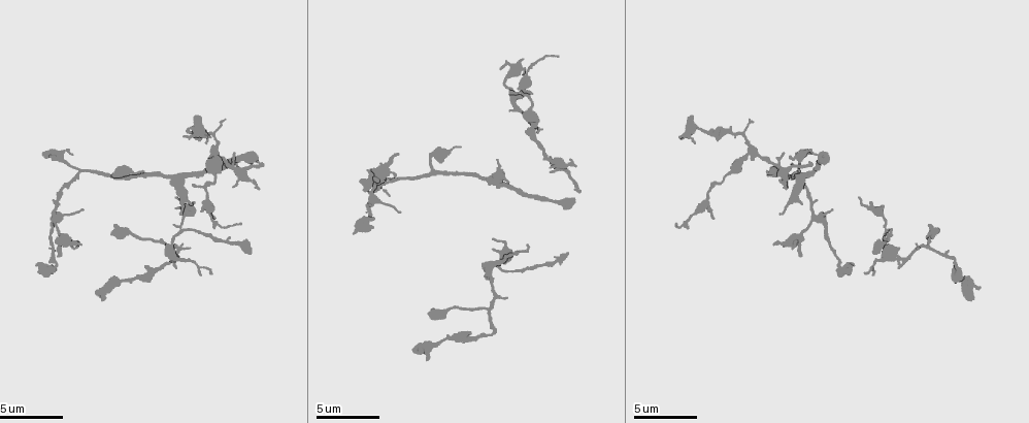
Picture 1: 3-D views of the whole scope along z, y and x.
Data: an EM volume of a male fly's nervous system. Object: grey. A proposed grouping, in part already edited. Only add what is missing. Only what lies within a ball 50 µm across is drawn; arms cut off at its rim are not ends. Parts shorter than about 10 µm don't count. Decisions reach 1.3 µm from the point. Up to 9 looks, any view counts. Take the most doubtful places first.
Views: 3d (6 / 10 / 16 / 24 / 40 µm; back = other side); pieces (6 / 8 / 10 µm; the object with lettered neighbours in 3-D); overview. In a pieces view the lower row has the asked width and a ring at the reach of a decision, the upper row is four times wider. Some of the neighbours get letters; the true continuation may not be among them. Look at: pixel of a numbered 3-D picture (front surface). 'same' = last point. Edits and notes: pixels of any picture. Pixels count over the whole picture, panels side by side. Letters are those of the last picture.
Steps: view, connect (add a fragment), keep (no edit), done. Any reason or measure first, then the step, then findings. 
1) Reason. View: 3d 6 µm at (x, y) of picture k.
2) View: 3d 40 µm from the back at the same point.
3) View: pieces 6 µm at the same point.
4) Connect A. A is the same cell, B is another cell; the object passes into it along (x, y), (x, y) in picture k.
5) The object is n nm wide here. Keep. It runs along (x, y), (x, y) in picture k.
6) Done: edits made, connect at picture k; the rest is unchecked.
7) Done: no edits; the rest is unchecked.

Branch stops here. View: 3d 6 µm at (395, 156) of picture 1.

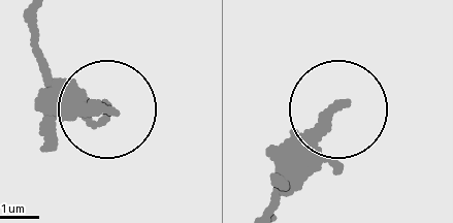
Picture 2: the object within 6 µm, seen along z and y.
View: pieces 6 µm at (108, 108) of picture 2.

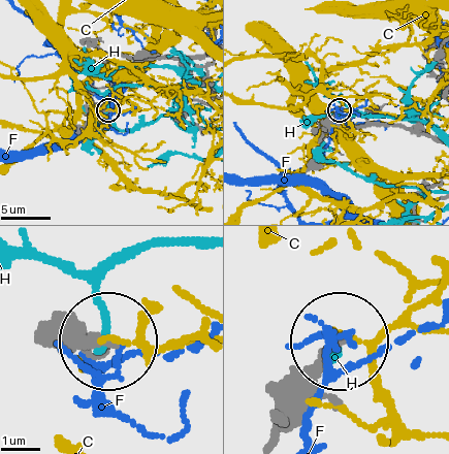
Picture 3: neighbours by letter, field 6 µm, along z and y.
The object is 200 nm wide here. Keep. C, F and H are other cells; none of them fits.

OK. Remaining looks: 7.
Branch stops here. View: pieces 10 µm at (809, 153) of picture 1.

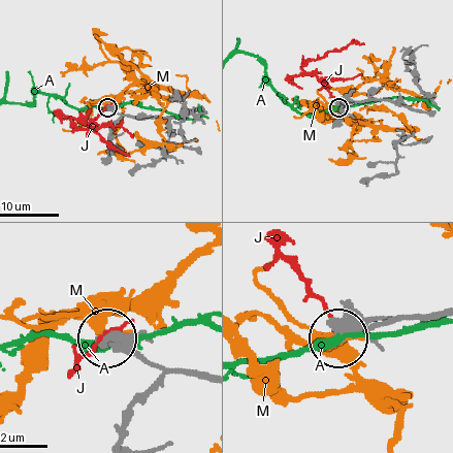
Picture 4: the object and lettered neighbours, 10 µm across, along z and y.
Keep. A, J and M are other cells; no lettered fragment goes on from it.

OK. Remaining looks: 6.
An open end. View: pieces 10 µm at (203, 138) of picture 1.

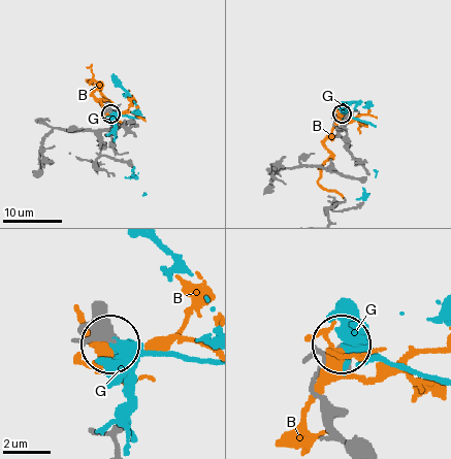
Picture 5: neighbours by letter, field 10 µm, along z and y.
Keep. B and G are other cells; no lettered fragment goes on from it.

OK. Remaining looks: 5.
Branch stops here. View: pieces 6 µm at (180, 214) of picture 1.

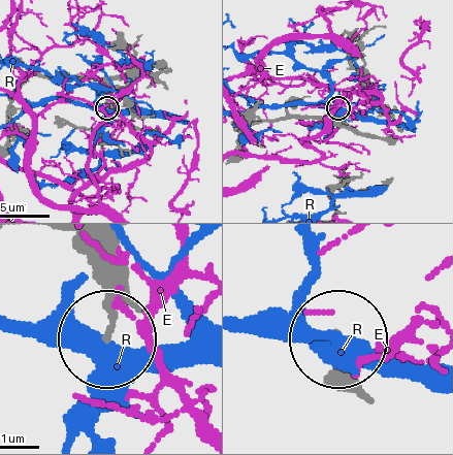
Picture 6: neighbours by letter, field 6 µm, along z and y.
Keep. E and R are other cells; no lettered fragment goes on from it.

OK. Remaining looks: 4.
Done: no edits; the rest is unchecked.

